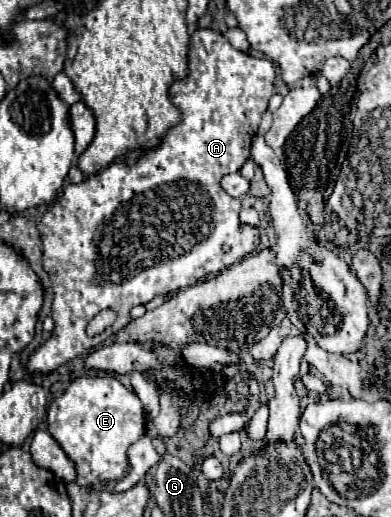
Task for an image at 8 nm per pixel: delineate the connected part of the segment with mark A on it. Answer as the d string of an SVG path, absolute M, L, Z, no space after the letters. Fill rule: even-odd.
M198 28L192 34L188 66L190 76L176 80L170 86L172 100L184 118L162 138L160 146L146 150L132 166L114 162L80 184L66 184L56 202L42 216L38 232L42 240L42 266L48 272L54 290L54 330L50 338L30 356L30 374L54 372L60 364L96 348L98 342L102 344L130 322L132 306L146 304L154 296L166 296L180 288L192 286L256 250L260 242L258 226L240 222L242 202L226 194L220 180L224 174L240 170L250 158L252 136L258 132L262 114L274 94L276 64L268 58L254 58L232 48L232 44L216 30ZM224 242L230 242L230 252L222 250ZM106 308L116 312L114 326L94 338L86 336L86 324Z

